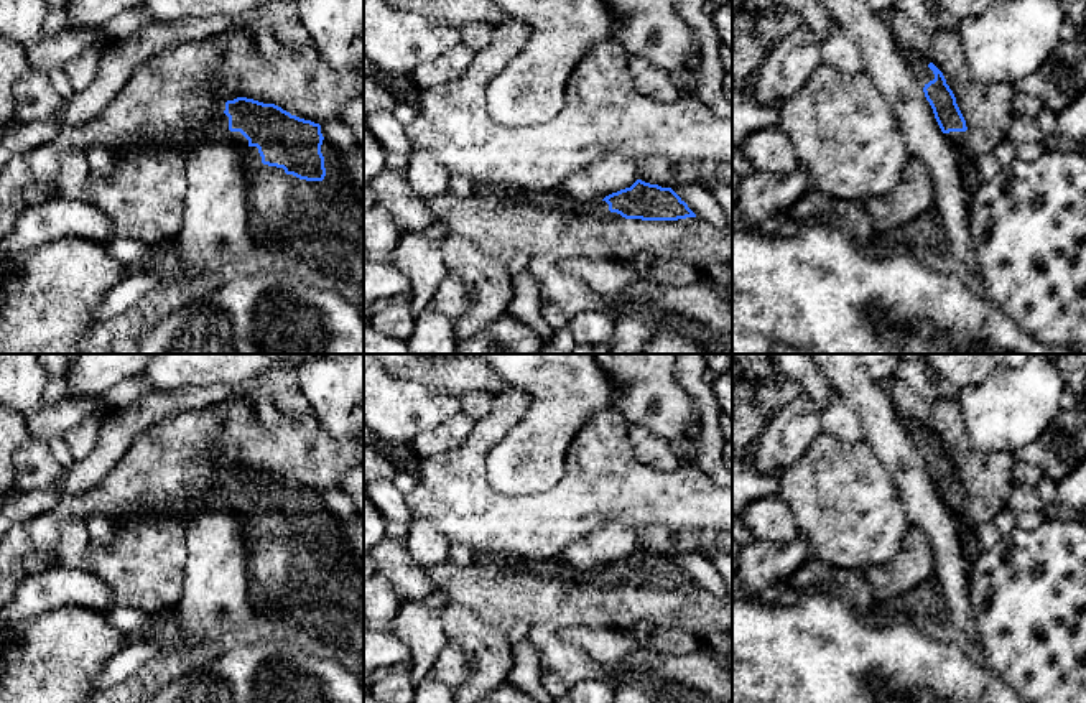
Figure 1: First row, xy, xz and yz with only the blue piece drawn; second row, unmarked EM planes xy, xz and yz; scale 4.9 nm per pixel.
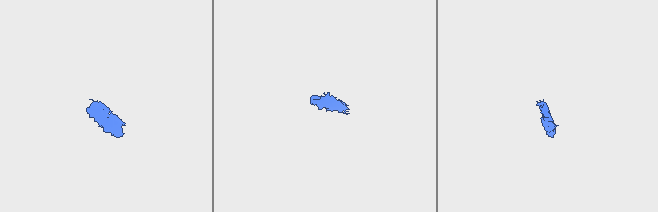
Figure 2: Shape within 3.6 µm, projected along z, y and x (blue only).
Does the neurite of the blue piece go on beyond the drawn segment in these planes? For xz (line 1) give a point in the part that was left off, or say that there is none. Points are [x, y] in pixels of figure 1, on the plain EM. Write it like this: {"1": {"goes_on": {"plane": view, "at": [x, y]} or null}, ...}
{"1": {"goes_on": null}}

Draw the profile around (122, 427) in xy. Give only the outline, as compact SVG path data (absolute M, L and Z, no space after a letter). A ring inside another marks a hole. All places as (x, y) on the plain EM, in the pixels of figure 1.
M290 354L239 385L186 387L173 392L150 392L133 407L112 410L99 426L97 443L92 453L76 461L53 486L18 492L15 499L0 507L0 538L18 524L46 514L59 504L66 494L84 494L99 484L127 454L133 441L148 426L165 418L176 417L194 408L206 408L232 398L248 398L257 393L262 379L278 369L291 367L299 361L321 357L323 354Z

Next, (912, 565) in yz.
M910 525L900 552L889 563L869 568L866 575L874 601L889 601L918 588L935 575L926 533L920 527Z

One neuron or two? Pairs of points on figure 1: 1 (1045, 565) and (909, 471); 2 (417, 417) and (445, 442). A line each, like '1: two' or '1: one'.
1: two
2: two

